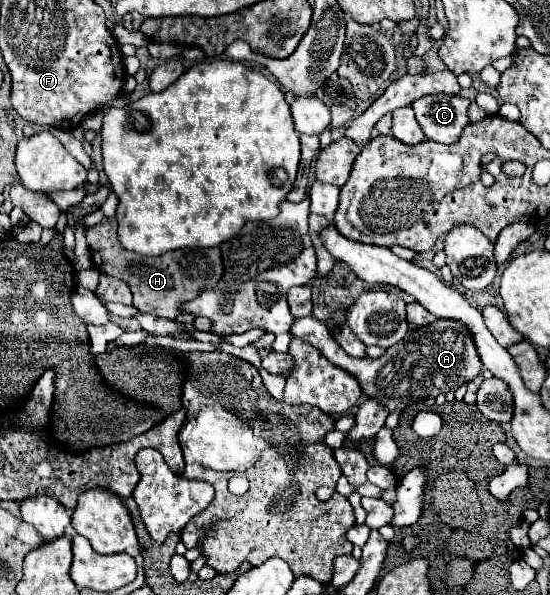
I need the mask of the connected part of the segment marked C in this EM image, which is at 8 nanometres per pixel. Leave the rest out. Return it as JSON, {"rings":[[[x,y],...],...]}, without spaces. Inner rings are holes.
{"rings":[[[425,95],[413,105],[415,117],[427,139],[437,143],[455,143],[469,123],[469,99],[459,95]]]}

